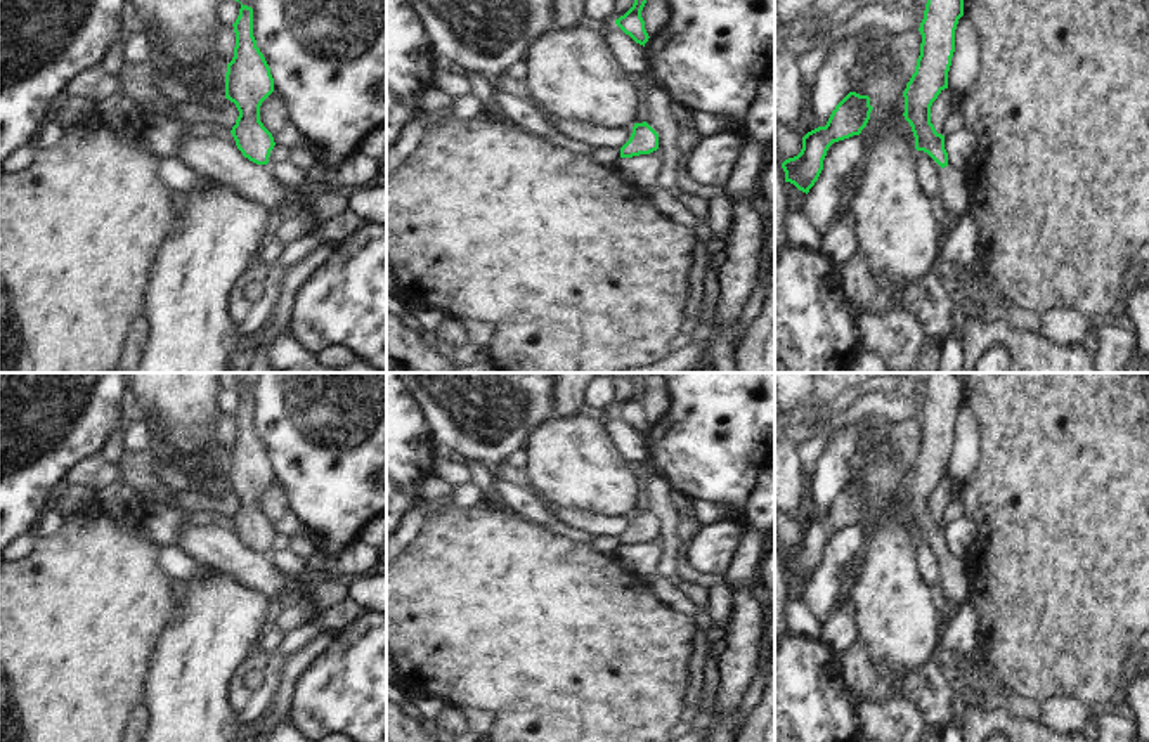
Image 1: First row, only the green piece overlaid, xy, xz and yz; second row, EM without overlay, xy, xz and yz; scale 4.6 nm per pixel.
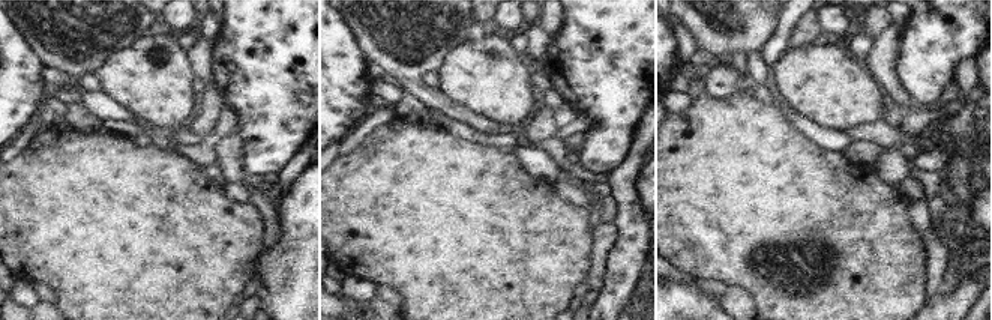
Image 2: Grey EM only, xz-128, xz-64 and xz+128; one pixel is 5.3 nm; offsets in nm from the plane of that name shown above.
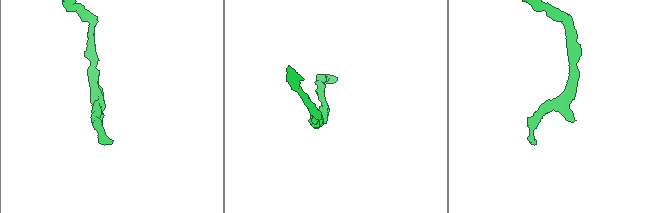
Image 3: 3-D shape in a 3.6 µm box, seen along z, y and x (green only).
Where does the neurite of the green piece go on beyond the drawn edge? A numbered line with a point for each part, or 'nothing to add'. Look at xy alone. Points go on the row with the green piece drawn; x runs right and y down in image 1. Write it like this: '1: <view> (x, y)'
nothing to add

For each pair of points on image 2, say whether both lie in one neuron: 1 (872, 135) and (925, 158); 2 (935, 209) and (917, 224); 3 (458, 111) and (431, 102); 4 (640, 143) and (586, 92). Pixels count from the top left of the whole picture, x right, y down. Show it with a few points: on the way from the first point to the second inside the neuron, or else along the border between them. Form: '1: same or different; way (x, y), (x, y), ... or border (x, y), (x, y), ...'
1: different; border (934, 131), (920, 149), (910, 153)
2: different; border (923, 200), (931, 226), (938, 235)
3: same; way (452, 108), (437, 102)
4: different; border (640, 114), (634, 143), (616, 167)

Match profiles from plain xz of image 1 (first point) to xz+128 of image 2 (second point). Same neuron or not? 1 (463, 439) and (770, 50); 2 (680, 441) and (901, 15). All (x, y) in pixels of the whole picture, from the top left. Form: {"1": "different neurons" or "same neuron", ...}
{"1": "different neurons", "2": "different neurons"}

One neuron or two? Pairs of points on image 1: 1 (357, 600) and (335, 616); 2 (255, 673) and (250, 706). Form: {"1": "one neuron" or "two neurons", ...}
{"1": "one neuron", "2": "one neuron"}

